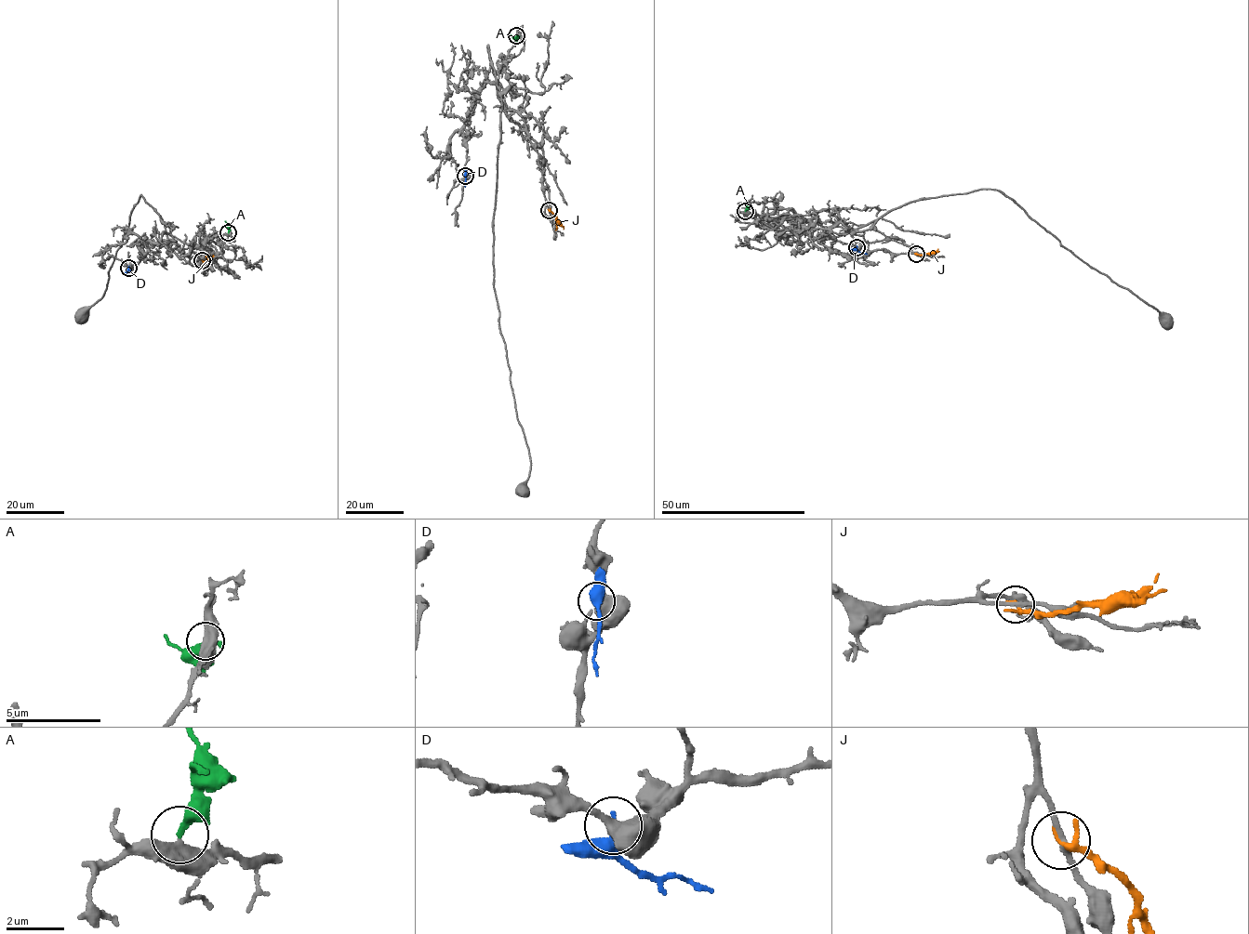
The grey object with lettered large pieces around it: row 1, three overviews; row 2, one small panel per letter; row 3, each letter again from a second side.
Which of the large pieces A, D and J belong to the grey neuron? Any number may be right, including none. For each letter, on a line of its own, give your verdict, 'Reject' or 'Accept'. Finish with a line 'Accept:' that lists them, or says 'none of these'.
A: Accept
D: Reject
J: Reject
Accept: A

